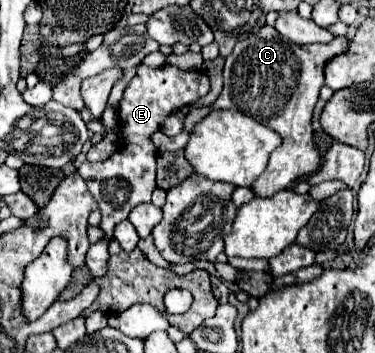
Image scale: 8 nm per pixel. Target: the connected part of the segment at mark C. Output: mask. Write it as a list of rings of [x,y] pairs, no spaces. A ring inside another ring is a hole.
[[[264,26],[256,34],[248,36],[246,40],[234,46],[232,54],[226,58],[224,64],[222,94],[212,106],[192,108],[186,116],[184,128],[192,130],[192,126],[200,122],[208,112],[220,108],[236,108],[258,122],[266,122],[266,126],[276,130],[284,142],[270,154],[266,170],[250,188],[256,198],[274,196],[282,188],[288,188],[294,180],[300,180],[302,176],[306,178],[316,172],[318,164],[322,162],[320,150],[314,144],[312,110],[318,100],[318,92],[324,86],[326,62],[346,52],[346,46],[350,46],[350,40],[346,36],[336,36],[328,44],[298,46],[284,40],[276,32],[276,28]]]

